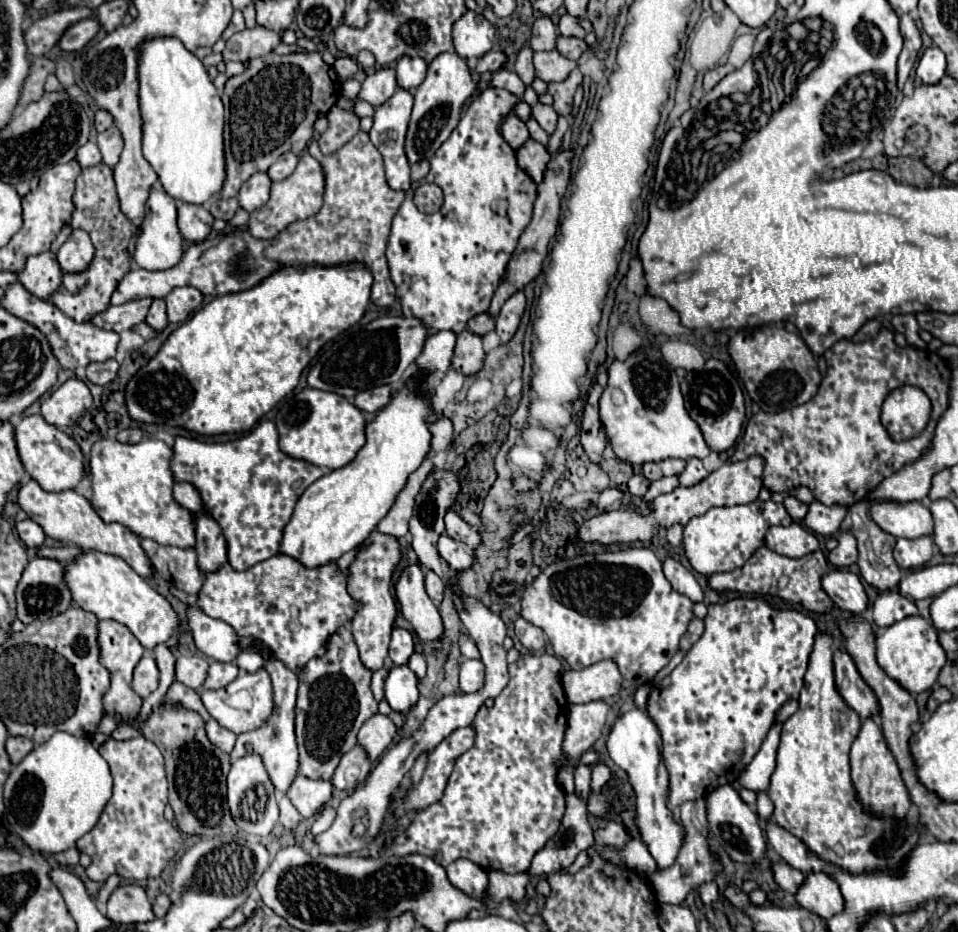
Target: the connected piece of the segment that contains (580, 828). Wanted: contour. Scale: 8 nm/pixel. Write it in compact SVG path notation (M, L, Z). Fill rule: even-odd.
M578 764L574 770L574 778L576 778L576 794L566 794L568 808L566 808L564 820L560 824L560 832L556 832L556 836L552 840L548 840L548 844L534 856L532 866L528 870L530 874L542 876L542 874L552 874L552 872L558 872L562 868L568 868L576 860L578 852L594 846L594 834L592 834L592 828L588 824L588 812L586 812L586 800L588 800L588 790L590 790L590 768L584 764Z

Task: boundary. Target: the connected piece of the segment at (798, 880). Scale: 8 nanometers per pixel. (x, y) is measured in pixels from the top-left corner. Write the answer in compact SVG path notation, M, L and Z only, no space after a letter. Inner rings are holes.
M788 864L772 866L772 870L774 870L774 878L776 878L776 882L780 884L780 888L782 888L786 894L790 894L790 896L794 896L796 890L798 890L798 888L804 884L804 880L806 880L806 874L804 874L804 872L794 870L794 868L788 866Z

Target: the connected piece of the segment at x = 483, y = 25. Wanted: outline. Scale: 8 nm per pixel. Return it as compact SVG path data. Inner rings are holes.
M466 12L454 24L454 48L464 60L476 60L494 46L494 26L478 12Z

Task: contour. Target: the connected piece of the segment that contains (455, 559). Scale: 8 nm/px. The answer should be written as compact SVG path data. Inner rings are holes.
M440 536L438 540L438 552L440 556L456 570L462 570L462 568L470 568L472 562L474 562L474 556L456 540L452 540L450 536Z

